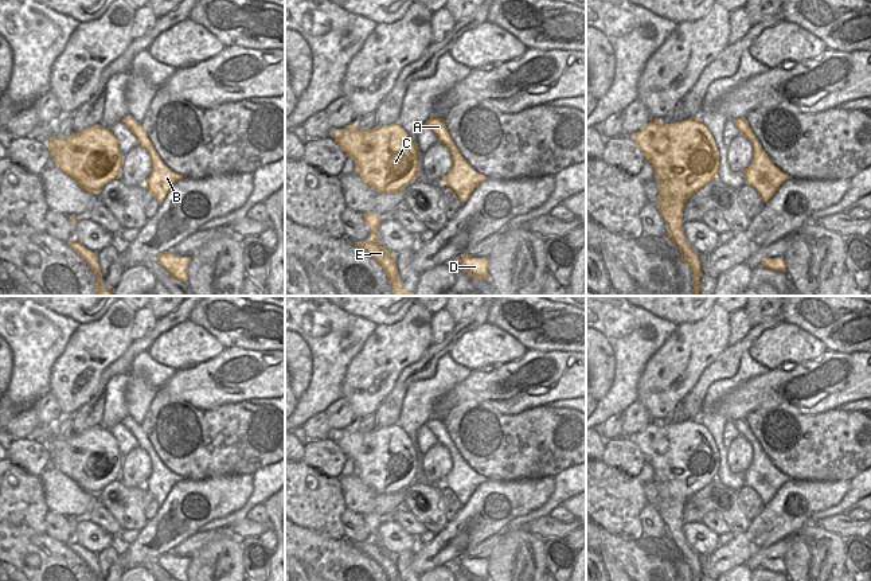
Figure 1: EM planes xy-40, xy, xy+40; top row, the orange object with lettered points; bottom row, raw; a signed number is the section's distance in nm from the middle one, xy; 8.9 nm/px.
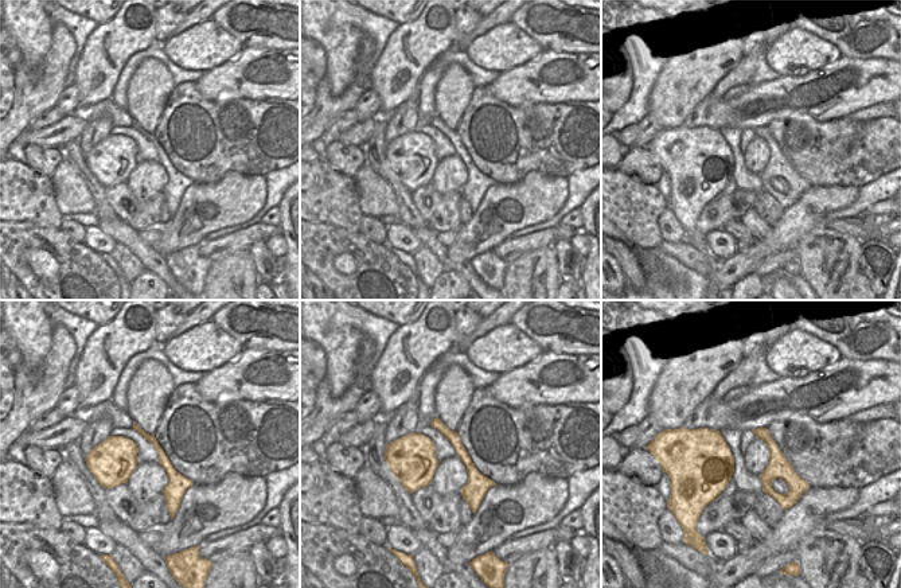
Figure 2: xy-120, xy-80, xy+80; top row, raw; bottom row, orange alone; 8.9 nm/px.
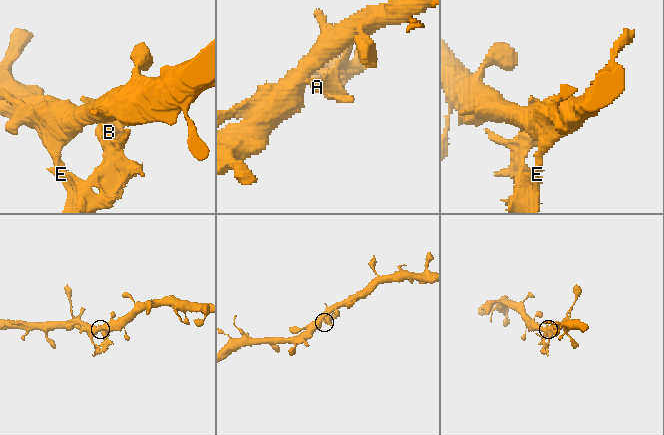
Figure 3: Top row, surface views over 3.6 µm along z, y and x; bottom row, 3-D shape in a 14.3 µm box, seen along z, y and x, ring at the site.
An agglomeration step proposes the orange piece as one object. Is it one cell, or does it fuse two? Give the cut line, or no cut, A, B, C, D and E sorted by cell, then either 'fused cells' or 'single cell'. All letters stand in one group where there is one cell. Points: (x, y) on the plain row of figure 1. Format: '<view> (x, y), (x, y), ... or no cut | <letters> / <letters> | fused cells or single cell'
xy+40 (682, 527), (675, 527), (670, 534) | A B D E / C | fused cells

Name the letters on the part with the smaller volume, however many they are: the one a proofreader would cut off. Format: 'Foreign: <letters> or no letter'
Foreign: A, B, D, E.

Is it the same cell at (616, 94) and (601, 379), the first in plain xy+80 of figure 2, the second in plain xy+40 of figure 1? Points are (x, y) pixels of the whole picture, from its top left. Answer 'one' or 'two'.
one

